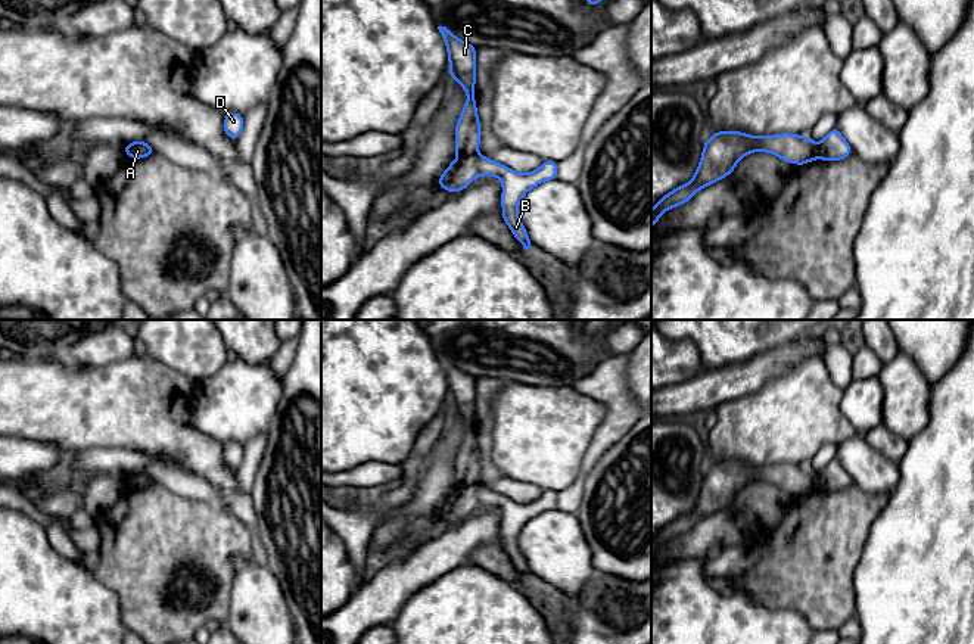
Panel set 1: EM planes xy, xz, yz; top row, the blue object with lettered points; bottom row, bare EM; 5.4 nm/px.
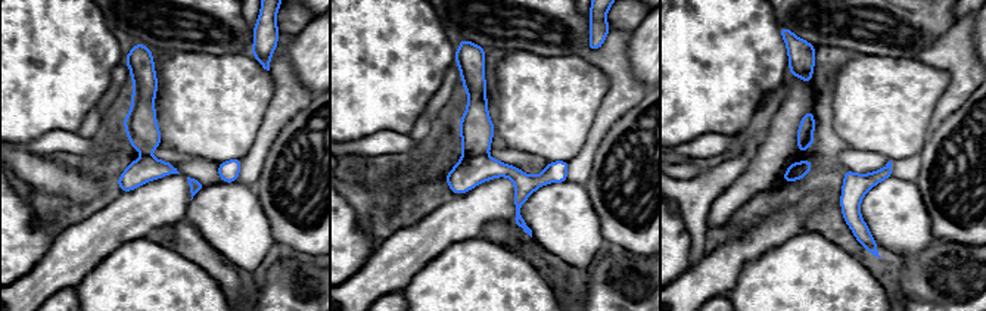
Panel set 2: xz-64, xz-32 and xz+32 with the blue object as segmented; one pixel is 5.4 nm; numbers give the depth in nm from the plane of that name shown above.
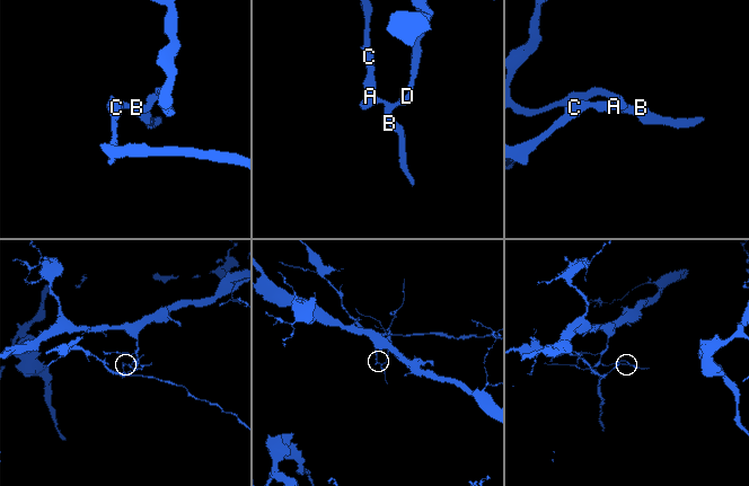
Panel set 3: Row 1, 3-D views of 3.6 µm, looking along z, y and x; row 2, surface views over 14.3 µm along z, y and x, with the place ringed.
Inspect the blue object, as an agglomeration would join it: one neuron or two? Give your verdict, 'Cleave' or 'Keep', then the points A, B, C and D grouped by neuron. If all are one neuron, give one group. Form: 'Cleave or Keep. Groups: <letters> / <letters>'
Cleave. Groups: A B D / C

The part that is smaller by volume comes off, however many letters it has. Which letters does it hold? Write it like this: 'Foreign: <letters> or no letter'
Foreign: C

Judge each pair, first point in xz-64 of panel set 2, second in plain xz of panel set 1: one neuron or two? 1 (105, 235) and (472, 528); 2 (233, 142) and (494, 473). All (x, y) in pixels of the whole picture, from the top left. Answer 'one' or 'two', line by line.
1: one
2: two

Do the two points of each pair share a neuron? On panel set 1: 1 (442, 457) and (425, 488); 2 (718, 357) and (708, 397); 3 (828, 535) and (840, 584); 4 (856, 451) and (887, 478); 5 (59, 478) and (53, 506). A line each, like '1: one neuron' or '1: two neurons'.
1: one neuron
2: two neurons
3: one neuron
4: one neuron
5: one neuron

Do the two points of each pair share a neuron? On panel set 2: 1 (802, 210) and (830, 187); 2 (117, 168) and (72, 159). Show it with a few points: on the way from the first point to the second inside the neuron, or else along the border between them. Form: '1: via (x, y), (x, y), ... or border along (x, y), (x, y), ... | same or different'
1: border along (829, 196), (823, 192), (811, 192), (790, 205) | different
2: via (106, 168), (83, 162) | same

